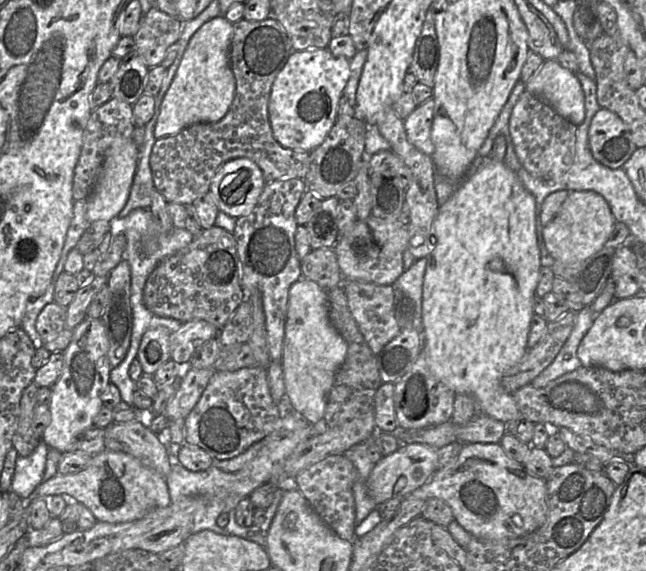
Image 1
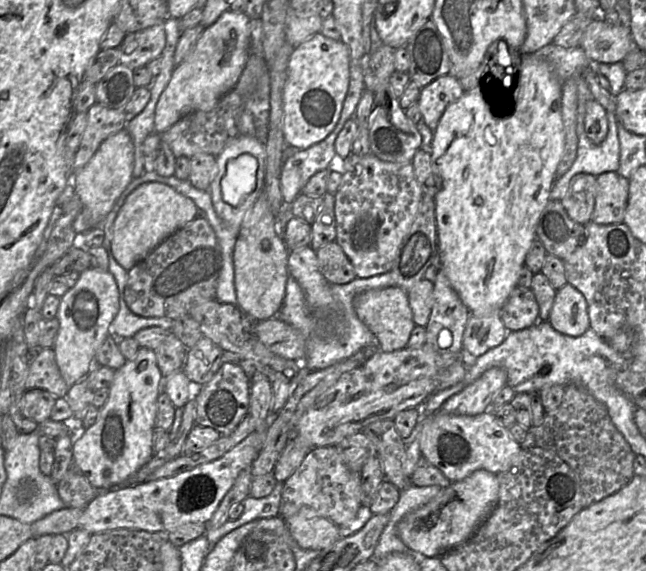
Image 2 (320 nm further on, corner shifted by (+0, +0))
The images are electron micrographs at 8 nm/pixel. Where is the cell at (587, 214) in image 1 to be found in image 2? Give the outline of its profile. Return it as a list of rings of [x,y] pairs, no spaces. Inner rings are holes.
[[[617,171],[603,172],[596,179],[596,198],[591,221],[602,225],[623,223],[630,181]]]

